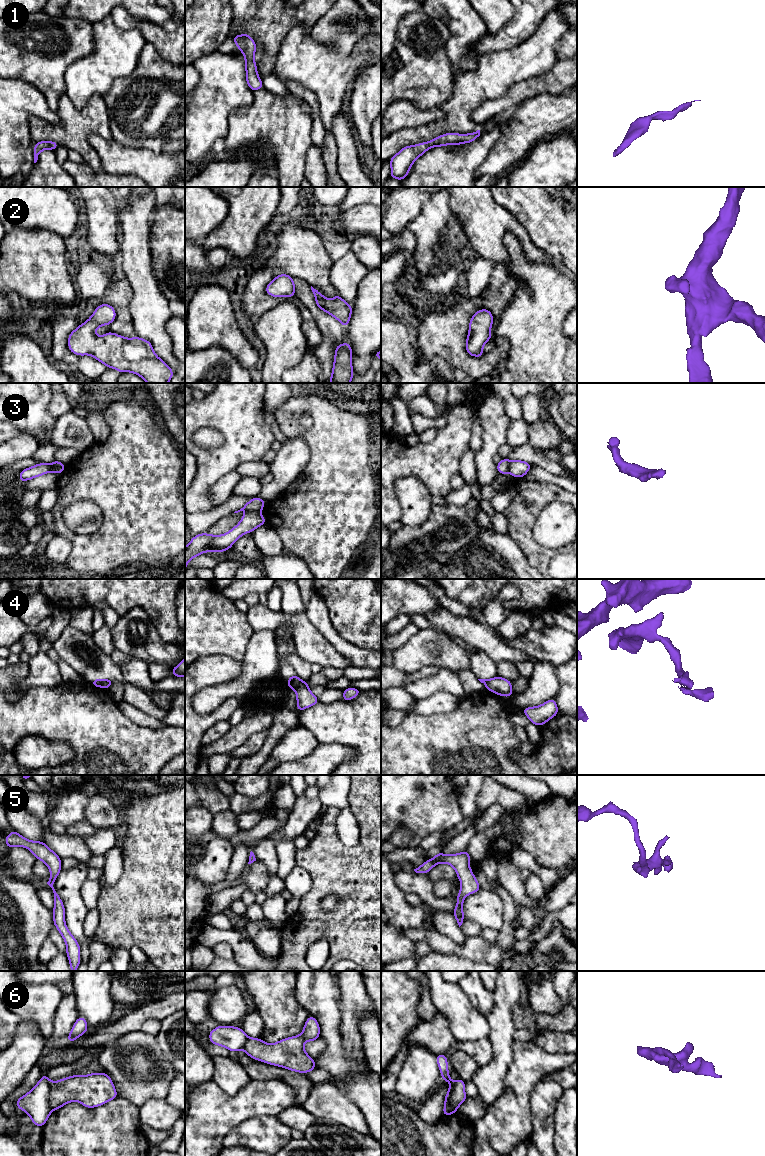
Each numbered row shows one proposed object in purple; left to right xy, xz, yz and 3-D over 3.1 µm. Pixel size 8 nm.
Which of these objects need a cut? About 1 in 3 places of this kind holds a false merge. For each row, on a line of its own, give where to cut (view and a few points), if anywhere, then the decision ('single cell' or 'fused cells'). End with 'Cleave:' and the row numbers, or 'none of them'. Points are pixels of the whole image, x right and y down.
1: no cut; single cell
2: no cut; single cell
3: cut in xz along (216, 535), (207, 545), (205, 551); fused cells
4: cut in xz along (307, 686), (300, 685), (295, 689); fused cells
5: no cut; single cell
6: cut in xy along (50, 1081), (49, 1105), (52, 1109); fused cells
Cleave: 3, 4, 6

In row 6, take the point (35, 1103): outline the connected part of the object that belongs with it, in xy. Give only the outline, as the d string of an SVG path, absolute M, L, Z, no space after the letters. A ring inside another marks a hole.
M43 1074L39 1082L16 1101L16 1108L22 1109L32 1119L32 1124L43 1127L52 1112L49 1102L51 1081Z

